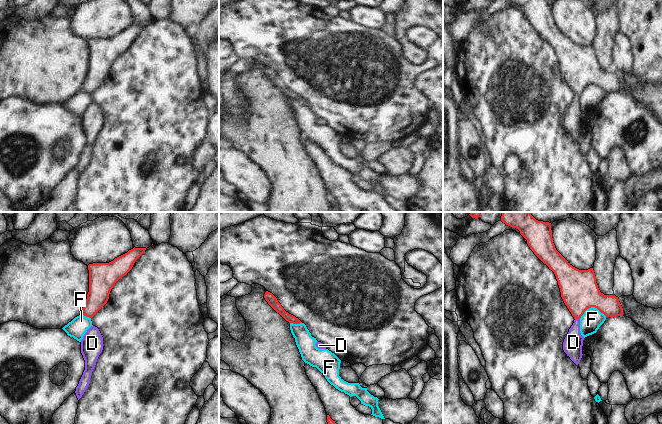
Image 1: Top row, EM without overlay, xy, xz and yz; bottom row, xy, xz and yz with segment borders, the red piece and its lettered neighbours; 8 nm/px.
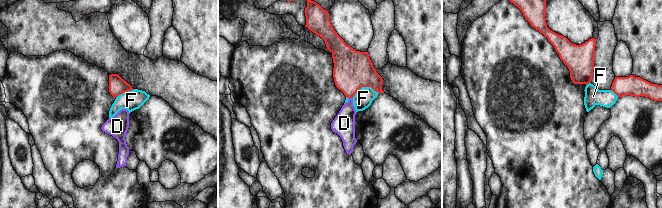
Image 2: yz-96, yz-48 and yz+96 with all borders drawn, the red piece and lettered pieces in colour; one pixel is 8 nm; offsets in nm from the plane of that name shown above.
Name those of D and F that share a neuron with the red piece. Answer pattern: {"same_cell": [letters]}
{"same_cell": ["D"]}

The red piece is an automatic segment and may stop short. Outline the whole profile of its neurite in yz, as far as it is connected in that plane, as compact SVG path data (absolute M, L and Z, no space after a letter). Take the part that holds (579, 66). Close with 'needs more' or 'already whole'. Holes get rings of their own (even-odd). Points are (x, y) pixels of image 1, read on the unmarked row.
M551 0L506 1L518 5L534 30L554 48L561 73L575 95L564 115L563 126L578 141L583 131L584 116L580 109L581 92L591 83L597 84L606 93L623 92L618 73L600 68L593 44L579 46L556 26Z; needs more

